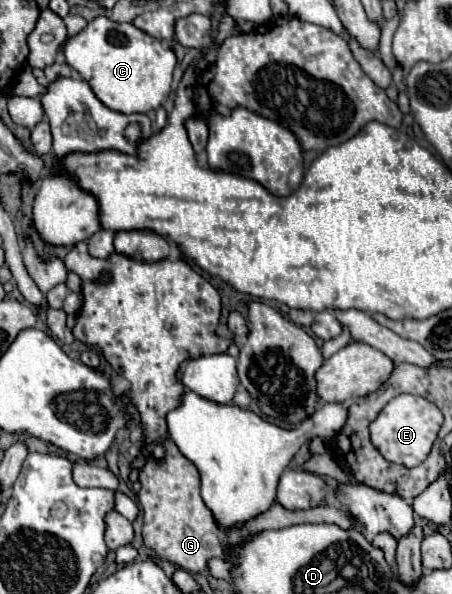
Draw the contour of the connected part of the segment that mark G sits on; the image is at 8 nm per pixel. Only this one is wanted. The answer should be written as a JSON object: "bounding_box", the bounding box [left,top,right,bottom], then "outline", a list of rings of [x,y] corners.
{"bounding_box":[138,438,354,574],"outline":[[[166,438],[162,446],[166,450],[164,458],[156,460],[154,456],[148,456],[146,464],[140,470],[142,490],[138,494],[138,500],[142,506],[142,518],[144,518],[142,538],[144,538],[144,544],[150,550],[154,550],[162,560],[168,560],[174,566],[188,570],[190,574],[202,574],[208,568],[210,558],[222,558],[226,554],[226,548],[242,546],[250,536],[264,530],[286,528],[286,526],[306,524],[306,522],[312,522],[312,524],[330,522],[330,524],[338,524],[340,528],[354,526],[352,516],[346,512],[346,508],[338,504],[324,502],[308,510],[288,510],[288,508],[282,508],[278,502],[274,502],[270,510],[248,520],[242,528],[224,530],[200,498],[200,476],[194,464],[190,464],[190,460],[186,460],[178,452],[176,444],[170,438]]]}

